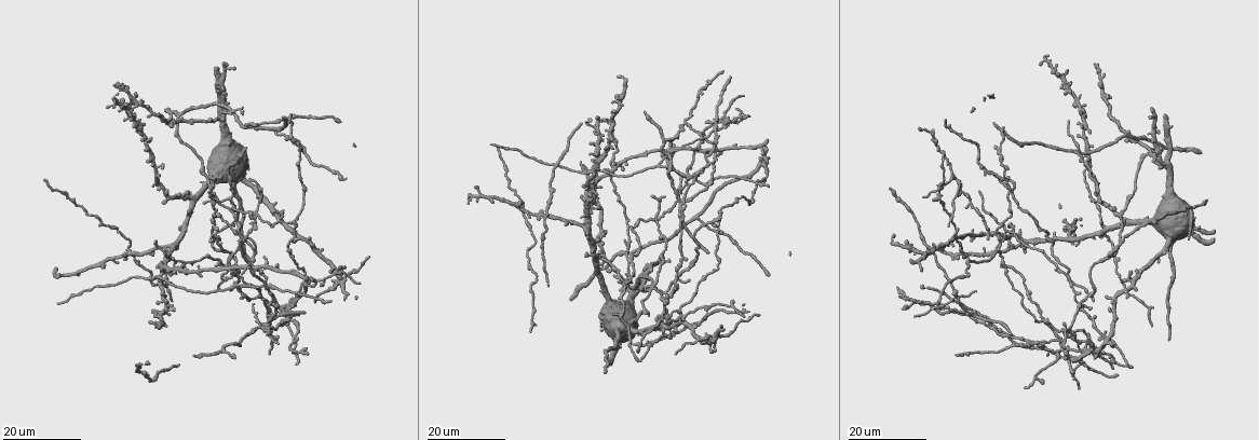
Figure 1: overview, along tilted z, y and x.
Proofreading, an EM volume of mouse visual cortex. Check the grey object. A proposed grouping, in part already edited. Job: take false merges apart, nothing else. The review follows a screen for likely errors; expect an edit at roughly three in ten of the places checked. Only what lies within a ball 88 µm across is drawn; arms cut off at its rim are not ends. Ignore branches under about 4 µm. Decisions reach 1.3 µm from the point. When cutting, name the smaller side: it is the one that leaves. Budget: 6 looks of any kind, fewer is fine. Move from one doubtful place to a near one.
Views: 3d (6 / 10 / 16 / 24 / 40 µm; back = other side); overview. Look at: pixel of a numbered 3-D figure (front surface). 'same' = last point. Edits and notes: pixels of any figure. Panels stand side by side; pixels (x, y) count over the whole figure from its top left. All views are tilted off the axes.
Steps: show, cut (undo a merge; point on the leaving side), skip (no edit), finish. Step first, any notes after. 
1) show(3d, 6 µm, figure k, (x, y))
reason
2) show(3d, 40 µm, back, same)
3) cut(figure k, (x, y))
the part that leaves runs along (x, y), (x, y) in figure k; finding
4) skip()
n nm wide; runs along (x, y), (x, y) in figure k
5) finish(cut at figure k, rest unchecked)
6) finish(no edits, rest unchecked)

show(3d, 16 µm, figure 1, (1002, 236))
four or more arms meet

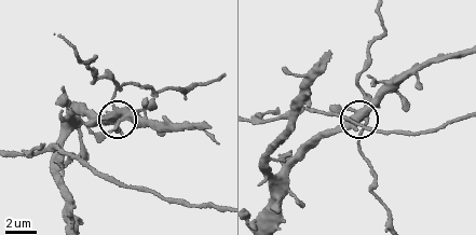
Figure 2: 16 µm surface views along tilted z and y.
show(3d, 6 µm, same)

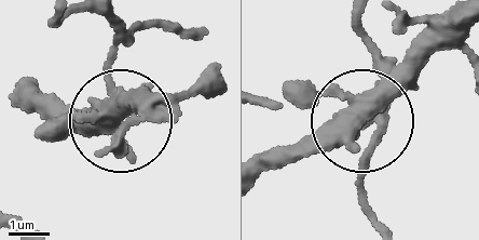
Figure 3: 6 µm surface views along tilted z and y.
show(3d, 6 µm, back, figure 3, (351, 131))
from behind

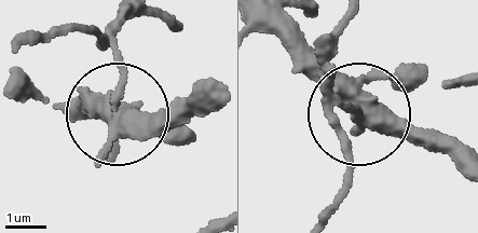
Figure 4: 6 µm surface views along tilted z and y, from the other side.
cut(figure 4, (332, 96))
350 nm wide; a second neuron is stuck on

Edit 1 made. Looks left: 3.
show(overview)

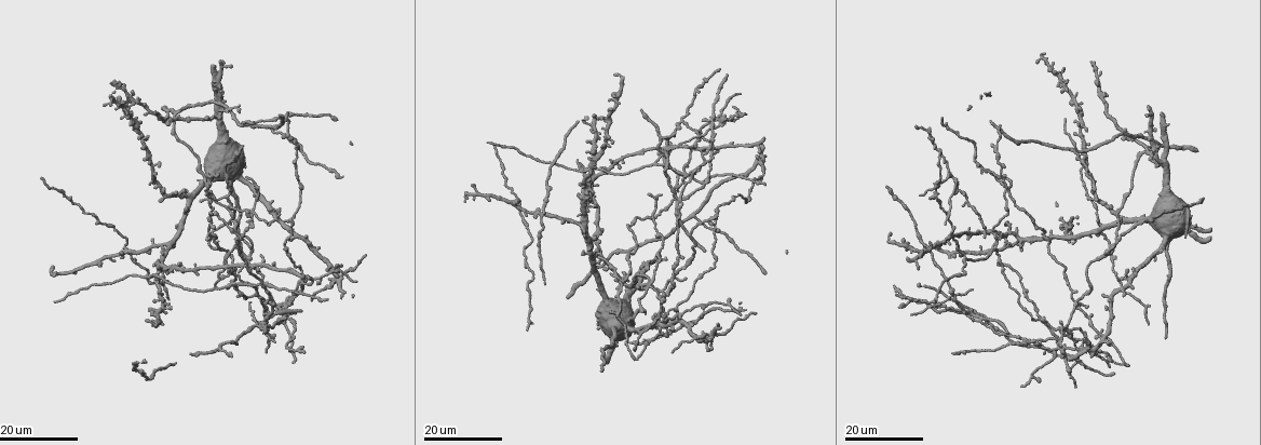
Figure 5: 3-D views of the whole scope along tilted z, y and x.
show(3d, 24 µm, figure 5, (1162, 160))
branch point

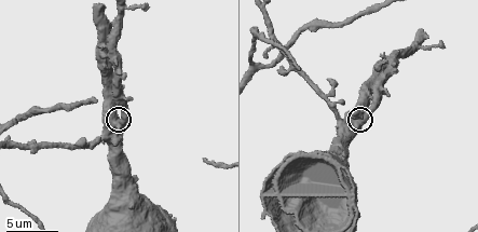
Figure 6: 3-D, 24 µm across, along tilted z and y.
show(3d, 10 µm, figure 6, (115, 122))
zoom in

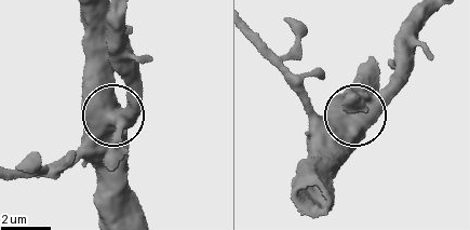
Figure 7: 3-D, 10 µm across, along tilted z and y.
skip()
510 nm wide; all the same neuron

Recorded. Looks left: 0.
finish(cut at figure 4, rest unchecked)

